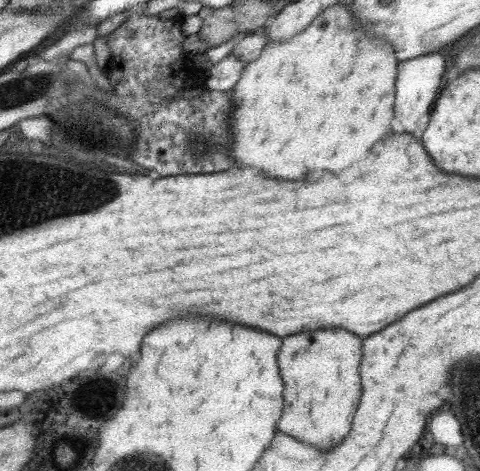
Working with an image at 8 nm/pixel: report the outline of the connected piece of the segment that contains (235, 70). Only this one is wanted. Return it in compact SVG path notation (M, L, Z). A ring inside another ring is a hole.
M229 54L207 69L203 86L207 90L221 90L221 92L230 90L232 86L235 86L242 70L242 62L237 60L237 56Z

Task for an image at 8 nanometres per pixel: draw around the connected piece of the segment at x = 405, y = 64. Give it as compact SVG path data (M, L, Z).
M429 53L412 59L398 61L393 100L393 119L390 130L394 134L412 134L415 130L415 122L419 116L428 114L432 109L434 100L439 93L439 82L445 70L443 70L443 56L437 53Z

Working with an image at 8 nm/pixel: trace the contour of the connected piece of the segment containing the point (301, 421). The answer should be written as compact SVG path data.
M313 330L281 338L276 359L283 383L282 413L275 430L328 451L349 433L361 397L359 366L362 338L341 330Z

